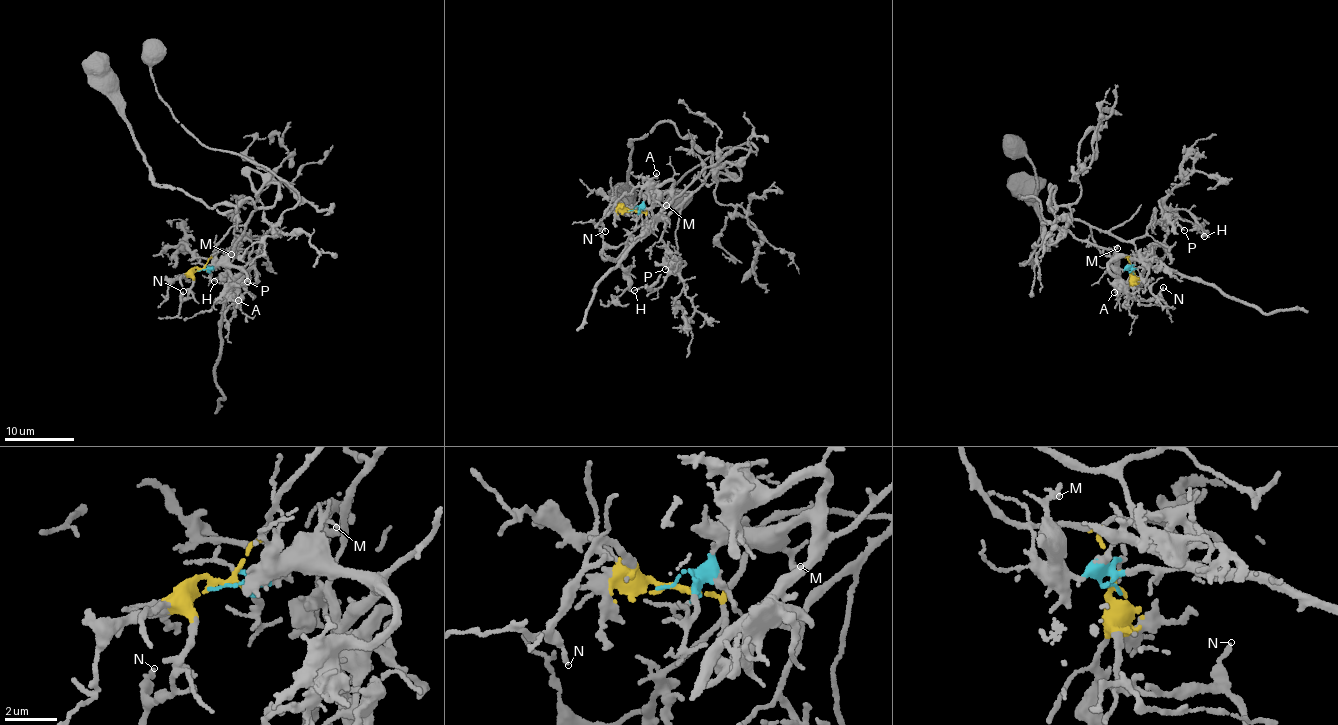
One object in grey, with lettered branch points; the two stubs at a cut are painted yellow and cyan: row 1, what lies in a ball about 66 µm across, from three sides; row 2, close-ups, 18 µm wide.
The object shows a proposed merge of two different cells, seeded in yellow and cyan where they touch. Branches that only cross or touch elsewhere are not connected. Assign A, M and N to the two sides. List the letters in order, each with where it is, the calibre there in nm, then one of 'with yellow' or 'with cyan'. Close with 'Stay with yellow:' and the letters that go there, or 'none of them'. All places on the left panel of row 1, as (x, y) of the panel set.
A: (238, 300) | 150 nm | with cyan
M: (231, 254) | 180 nm | with cyan
N: (183, 291) | 170 nm | with yellow
Stay with yellow: N

